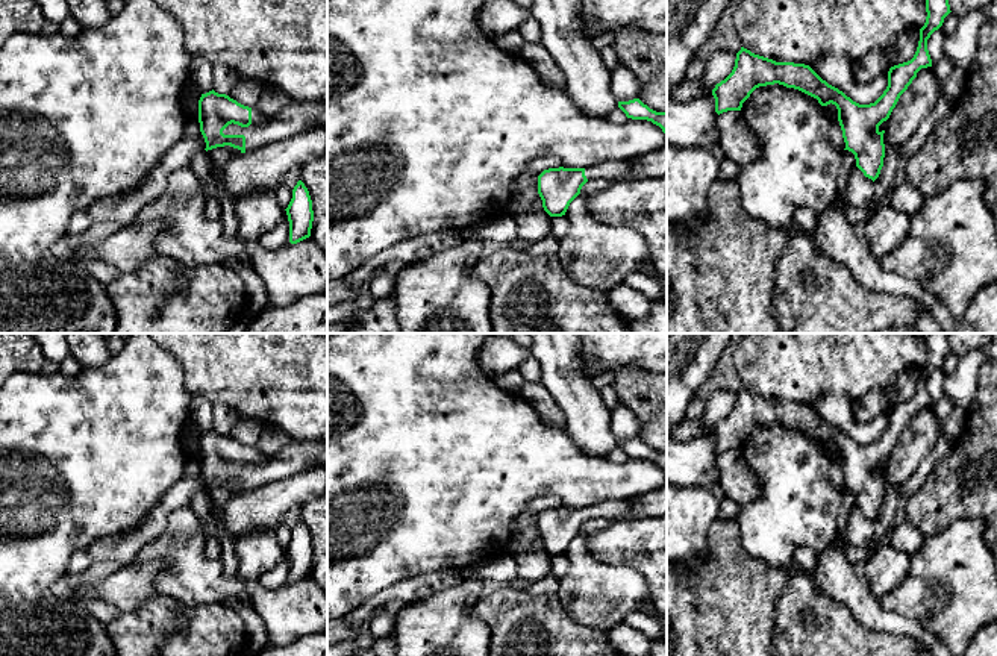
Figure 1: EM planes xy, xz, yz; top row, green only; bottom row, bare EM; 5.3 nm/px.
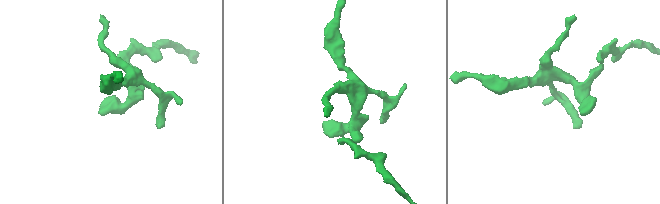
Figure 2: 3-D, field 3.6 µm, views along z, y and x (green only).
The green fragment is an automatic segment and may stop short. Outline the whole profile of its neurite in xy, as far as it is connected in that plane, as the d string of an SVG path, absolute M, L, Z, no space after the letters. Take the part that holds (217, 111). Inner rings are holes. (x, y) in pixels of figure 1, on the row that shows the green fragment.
M212 89L198 100L198 123L206 152L230 145L245 153L311 127L327 126L327 103L291 102L280 114L267 118Z

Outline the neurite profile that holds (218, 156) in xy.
M224 145L224 147L217 147L217 148L208 150L211 170L217 168L217 167L221 167L221 165L226 165L238 153L241 153L241 150L233 148L230 145Z

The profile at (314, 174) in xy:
M327 150L300 167L300 180L312 200L311 239L327 255Z

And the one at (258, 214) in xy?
M274 189L244 195L235 201L238 217L236 238L256 239L273 230L285 217L285 209L277 203Z

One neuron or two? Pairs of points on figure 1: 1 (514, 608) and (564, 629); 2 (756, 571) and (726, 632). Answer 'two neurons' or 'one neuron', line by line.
1: one neuron
2: one neuron

